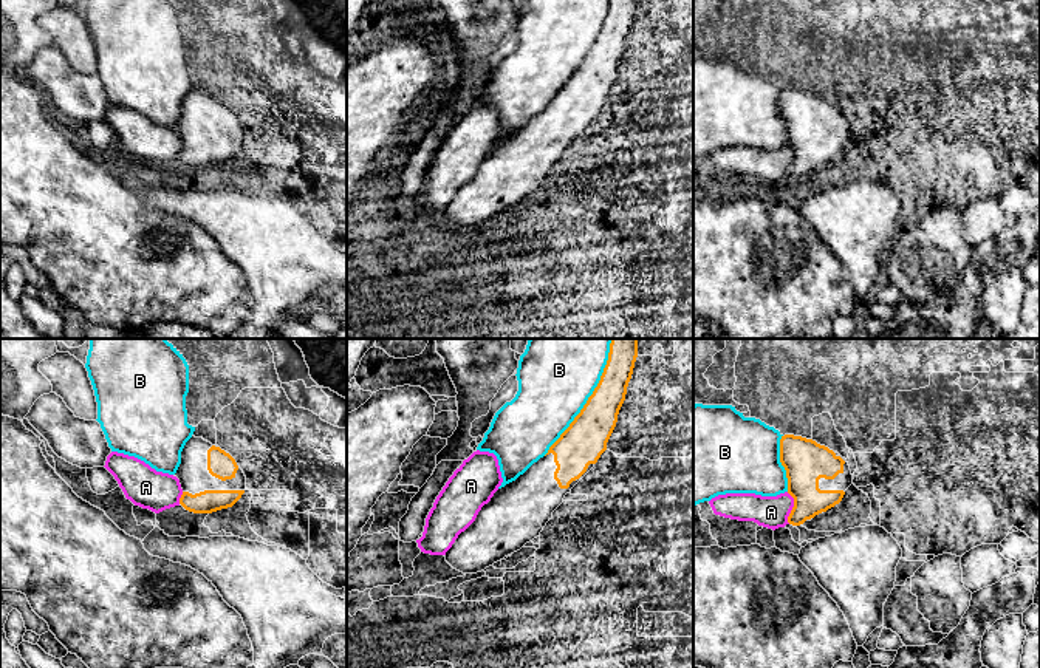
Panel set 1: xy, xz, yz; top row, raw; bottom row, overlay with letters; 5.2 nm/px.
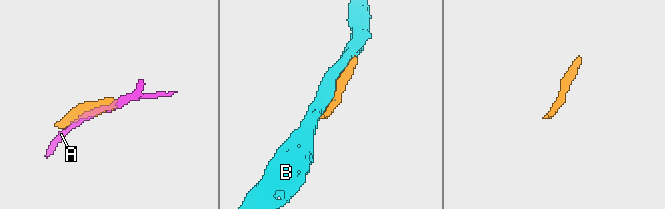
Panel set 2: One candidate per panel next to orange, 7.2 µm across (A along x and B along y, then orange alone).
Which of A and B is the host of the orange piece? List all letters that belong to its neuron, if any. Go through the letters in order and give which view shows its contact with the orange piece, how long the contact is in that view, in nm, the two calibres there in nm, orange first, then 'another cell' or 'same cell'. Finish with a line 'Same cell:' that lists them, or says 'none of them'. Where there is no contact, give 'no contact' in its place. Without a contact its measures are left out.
A: contact in yz; length 170 nm; calibres 220 and 170 nm; another cell
B: contact in xz; length 700 nm; calibres 220 and 420 nm; another cell
Same cell: none of them

